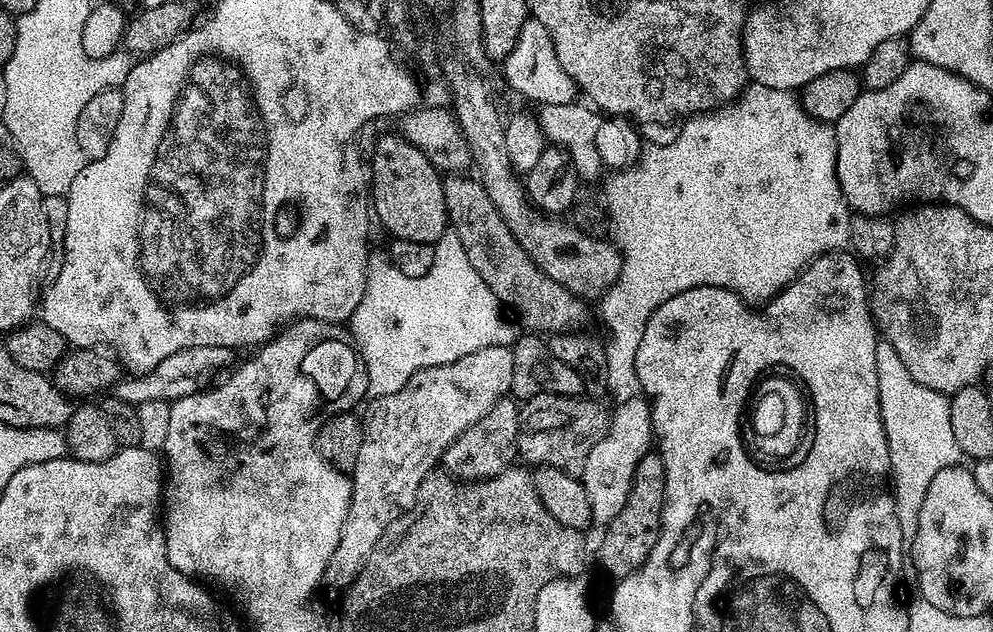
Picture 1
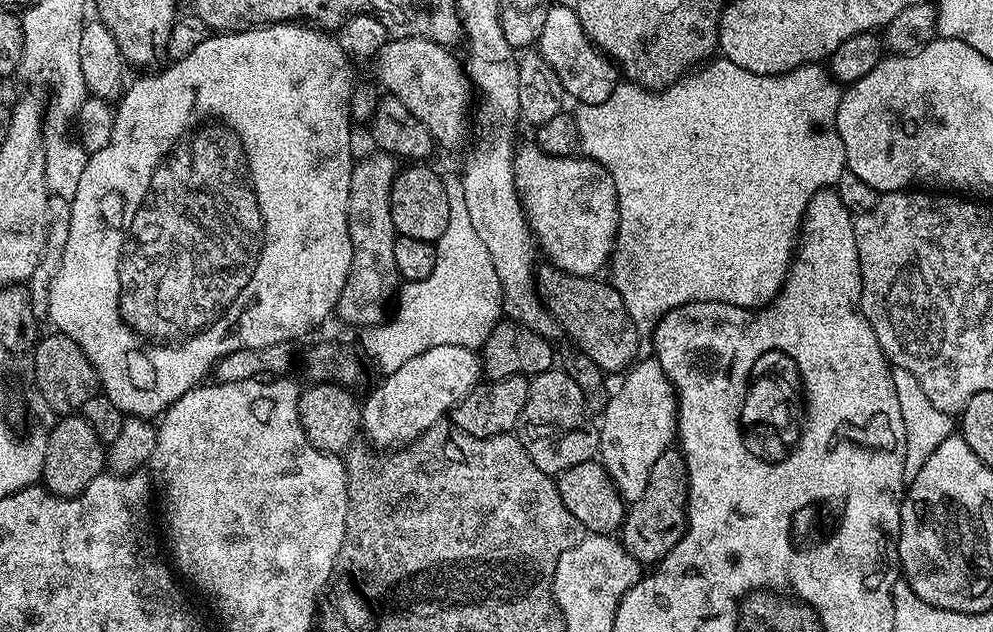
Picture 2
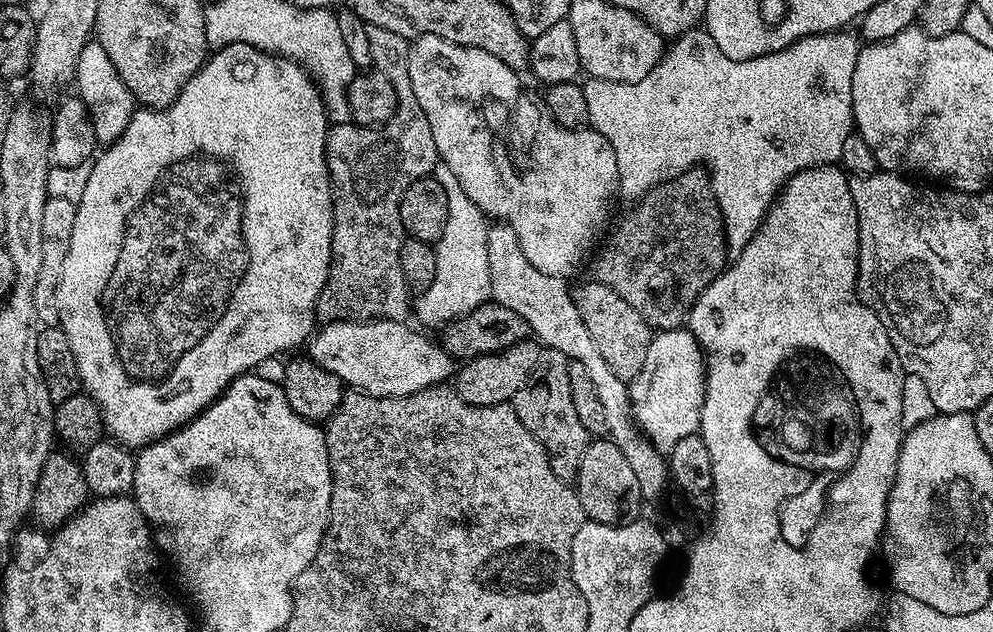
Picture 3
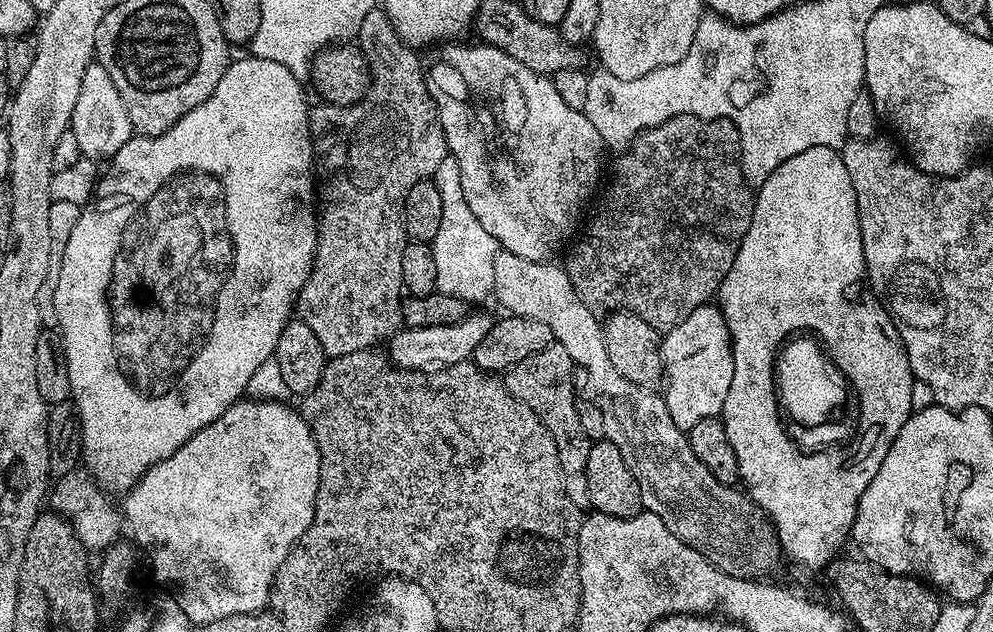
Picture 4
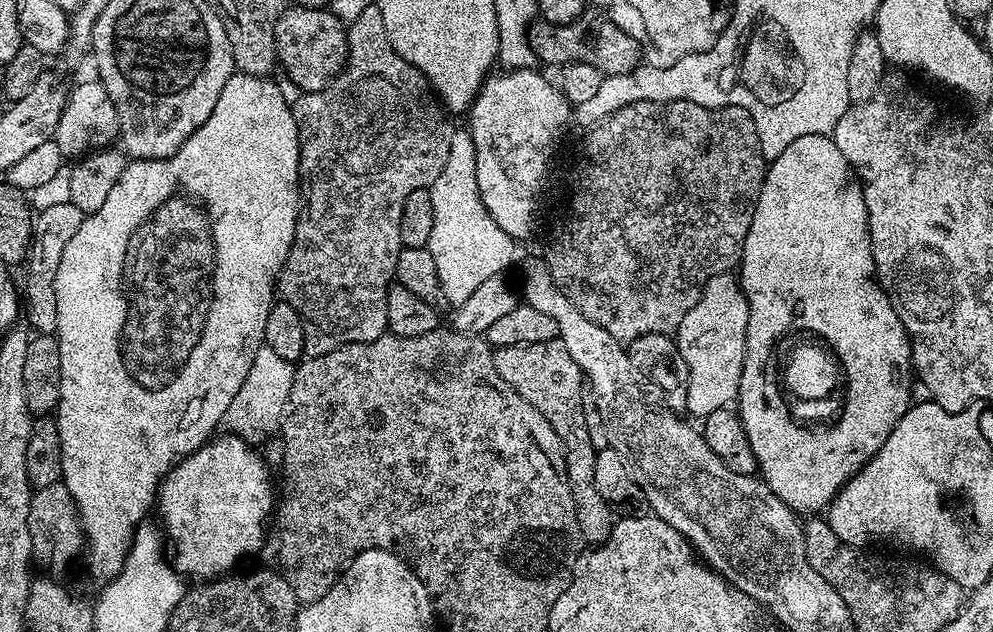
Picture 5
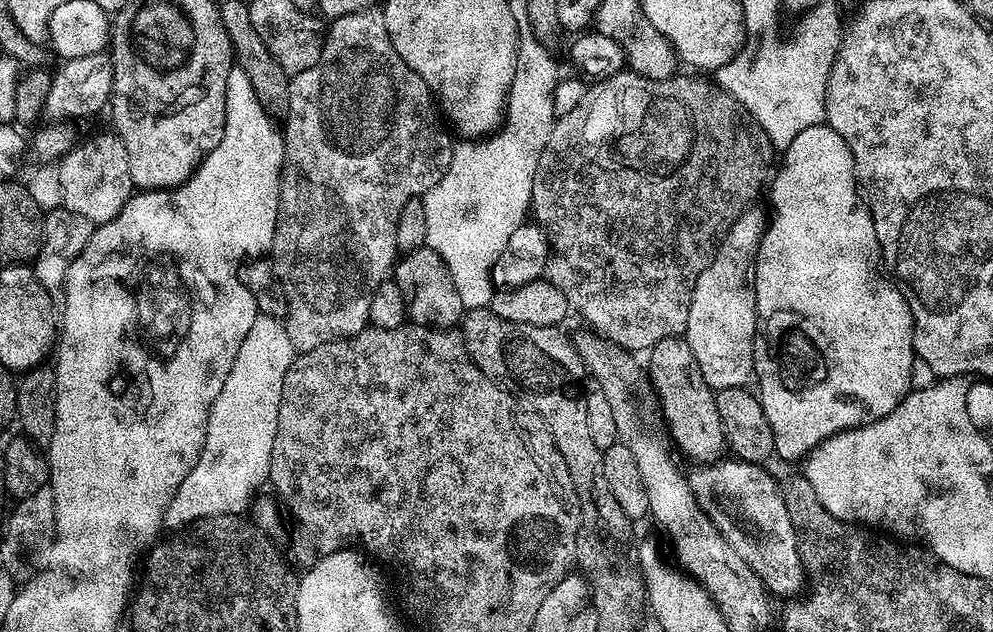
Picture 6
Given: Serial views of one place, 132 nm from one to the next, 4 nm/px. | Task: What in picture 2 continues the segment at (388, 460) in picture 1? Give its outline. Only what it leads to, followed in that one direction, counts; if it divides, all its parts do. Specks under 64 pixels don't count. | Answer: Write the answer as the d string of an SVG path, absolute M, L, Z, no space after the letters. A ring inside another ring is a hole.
M434 346L434 350L426 350L426 354L418 354L418 358L410 358L410 362L398 366L398 370L387 373L383 379L368 397L363 397L360 413L363 435L368 435L376 444L407 446L417 440L426 429L441 423L469 392L476 389L476 385L482 380L482 360L470 348Z

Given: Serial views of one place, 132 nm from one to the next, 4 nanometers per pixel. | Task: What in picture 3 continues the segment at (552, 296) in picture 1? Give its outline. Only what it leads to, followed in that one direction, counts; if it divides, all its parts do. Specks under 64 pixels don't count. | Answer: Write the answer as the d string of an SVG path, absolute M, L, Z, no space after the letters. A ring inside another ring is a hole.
M589 278L577 288L575 285L571 293L574 306L578 306L578 314L582 314L582 322L586 322L586 330L590 330L590 338L594 338L594 346L598 346L606 366L610 366L620 380L633 380L646 362L646 350L650 350L654 329L642 318L642 314L638 314L638 310L634 310L634 306L630 306L630 302L595 278Z

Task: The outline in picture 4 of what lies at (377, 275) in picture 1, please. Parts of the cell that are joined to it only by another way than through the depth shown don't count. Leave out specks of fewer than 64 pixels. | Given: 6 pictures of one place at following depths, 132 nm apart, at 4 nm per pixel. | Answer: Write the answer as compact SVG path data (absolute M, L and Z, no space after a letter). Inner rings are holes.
M448 155L438 166L435 174L438 194L442 194L442 222L438 226L438 234L430 241L437 266L437 292L454 294L454 298L462 298L469 302L484 300L493 295L494 258L498 245L494 238L474 218L470 205L466 203L466 194L462 194L462 174L458 170L458 162Z

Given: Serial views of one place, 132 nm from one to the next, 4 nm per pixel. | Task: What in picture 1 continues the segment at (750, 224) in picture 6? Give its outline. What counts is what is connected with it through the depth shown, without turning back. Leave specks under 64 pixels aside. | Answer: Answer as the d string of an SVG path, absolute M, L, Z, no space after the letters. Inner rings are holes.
M636 395L629 400L619 401L615 405L616 413L611 413L606 434L590 450L582 465L582 483L586 498L590 500L592 524L607 526L614 518L618 518L618 510L626 506L628 491L634 478L636 463L653 447L652 410L647 399Z

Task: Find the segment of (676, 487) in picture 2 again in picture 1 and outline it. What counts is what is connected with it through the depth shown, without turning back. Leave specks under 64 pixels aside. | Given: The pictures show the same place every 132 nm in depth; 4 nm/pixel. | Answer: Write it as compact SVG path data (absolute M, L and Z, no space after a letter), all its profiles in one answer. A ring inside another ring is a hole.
M650 450L636 463L626 506L622 506L622 510L618 510L618 518L603 529L604 537L600 540L600 564L612 578L634 574L648 560L650 550L654 550L664 514L665 478L666 470L659 451Z

